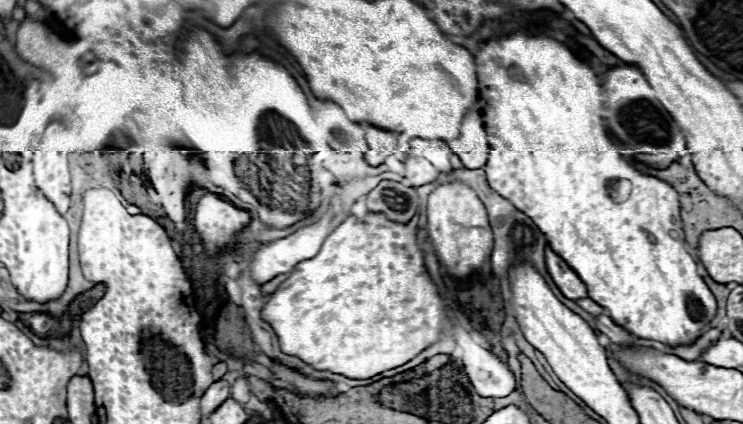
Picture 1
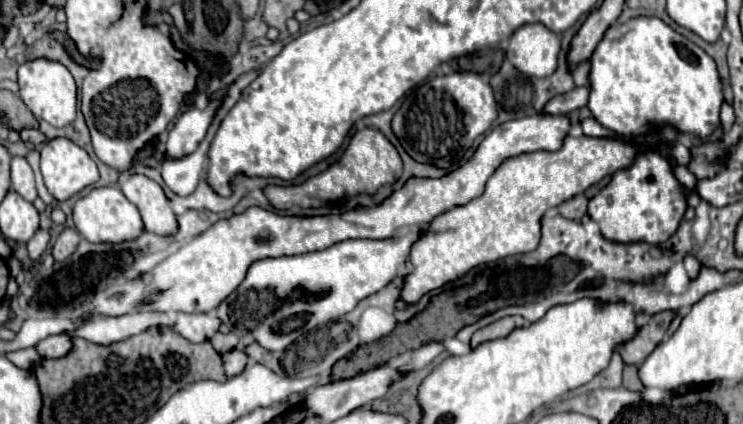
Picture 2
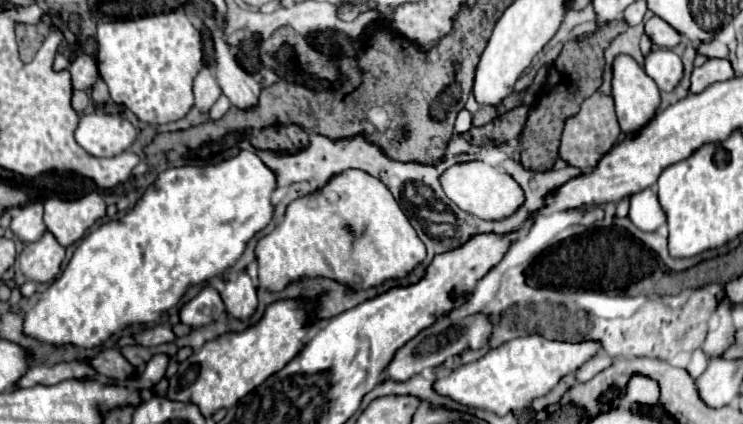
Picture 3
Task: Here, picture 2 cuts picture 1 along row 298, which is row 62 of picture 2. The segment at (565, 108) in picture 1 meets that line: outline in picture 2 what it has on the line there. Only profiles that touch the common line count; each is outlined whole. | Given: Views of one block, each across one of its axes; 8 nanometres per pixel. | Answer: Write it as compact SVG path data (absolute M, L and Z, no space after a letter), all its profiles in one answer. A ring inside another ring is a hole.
M642 16L624 26L610 26L590 60L588 108L604 128L624 138L654 134L664 124L696 138L706 138L718 128L724 96L716 62L660 18Z

